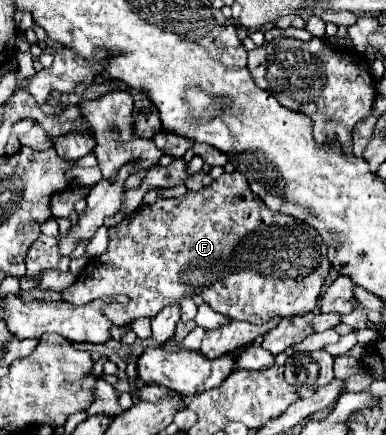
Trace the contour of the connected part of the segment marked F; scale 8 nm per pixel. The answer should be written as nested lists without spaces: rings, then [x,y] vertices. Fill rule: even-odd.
[[[235,170],[231,174],[225,172],[223,176],[219,176],[217,180],[213,180],[209,186],[205,186],[201,192],[185,192],[185,196],[181,196],[181,200],[175,200],[175,198],[169,198],[169,200],[157,198],[155,204],[141,206],[141,212],[133,220],[129,220],[129,222],[123,220],[121,224],[109,228],[109,248],[107,248],[107,252],[101,254],[99,258],[91,258],[89,260],[89,264],[85,266],[85,270],[79,274],[77,282],[63,292],[63,300],[71,302],[71,304],[87,304],[87,302],[91,302],[95,298],[125,294],[125,296],[131,298],[125,310],[105,308],[107,318],[115,326],[125,326],[131,320],[141,318],[141,316],[153,318],[161,308],[165,308],[165,306],[169,306],[173,302],[179,302],[181,298],[199,294],[219,314],[225,314],[225,316],[229,316],[233,320],[245,320],[245,322],[251,322],[251,324],[263,324],[263,322],[267,322],[273,316],[303,316],[303,314],[311,312],[317,306],[317,300],[319,300],[321,288],[325,284],[325,278],[329,276],[329,270],[331,270],[331,264],[329,264],[329,258],[327,258],[327,248],[325,248],[325,242],[321,240],[319,232],[313,226],[309,226],[309,224],[301,224],[293,216],[287,216],[287,214],[281,214],[281,212],[271,212],[265,206],[265,202],[251,192],[249,182],[245,180],[245,176],[241,176],[241,172]]]

